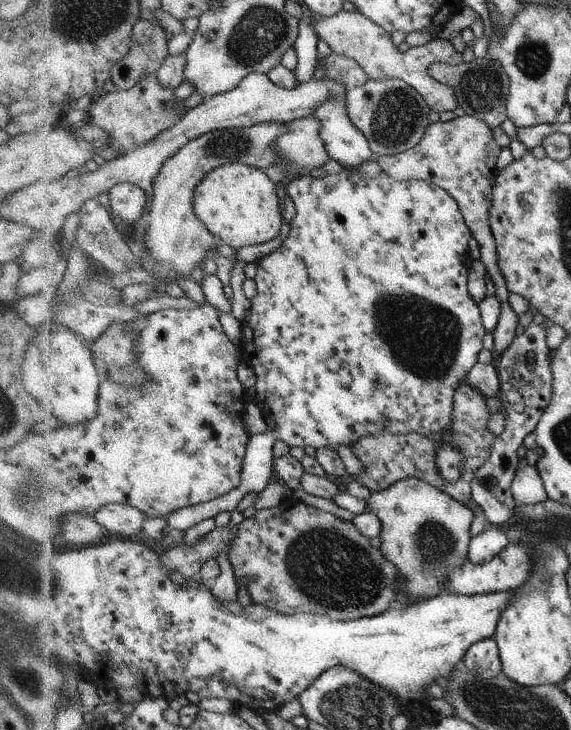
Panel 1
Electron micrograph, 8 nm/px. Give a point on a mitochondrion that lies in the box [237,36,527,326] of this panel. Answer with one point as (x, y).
(397, 116)

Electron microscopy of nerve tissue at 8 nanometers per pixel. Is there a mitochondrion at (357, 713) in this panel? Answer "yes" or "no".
yes

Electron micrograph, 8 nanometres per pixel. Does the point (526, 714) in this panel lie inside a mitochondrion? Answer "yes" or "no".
yes

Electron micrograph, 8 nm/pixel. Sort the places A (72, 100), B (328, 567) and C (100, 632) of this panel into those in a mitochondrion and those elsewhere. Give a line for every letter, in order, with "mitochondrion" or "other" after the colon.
A: other
B: mitochondrion
C: other

